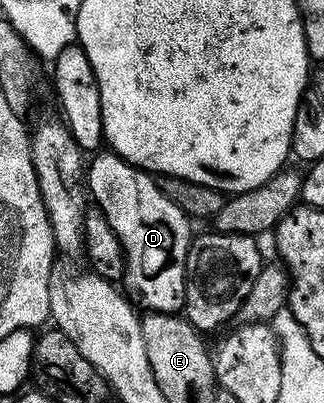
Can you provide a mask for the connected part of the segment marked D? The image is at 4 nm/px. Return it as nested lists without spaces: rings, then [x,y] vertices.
[[[101,150],[87,164],[87,192],[92,203],[107,214],[111,230],[119,234],[125,251],[124,295],[130,304],[145,312],[177,312],[185,302],[185,263],[191,243],[190,217],[186,216],[158,186],[156,179],[143,168],[128,164],[112,150]]]

